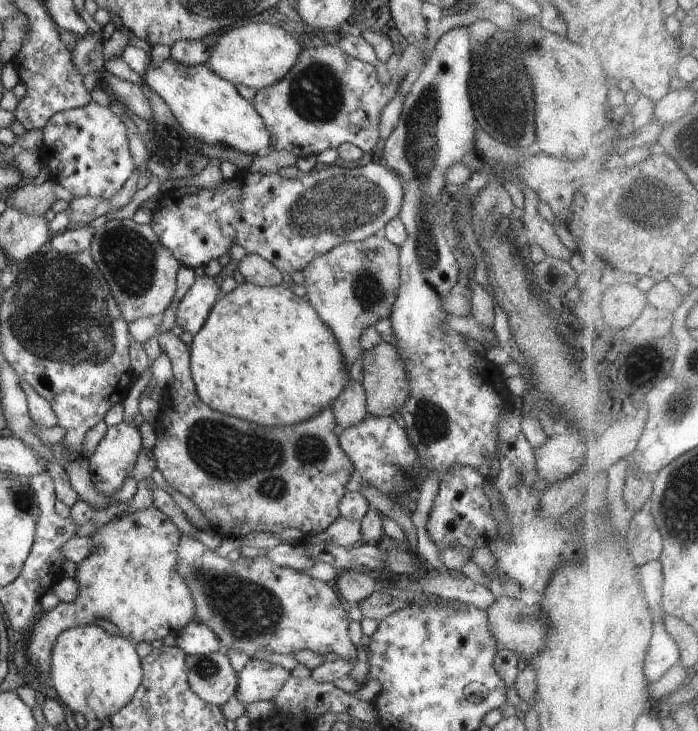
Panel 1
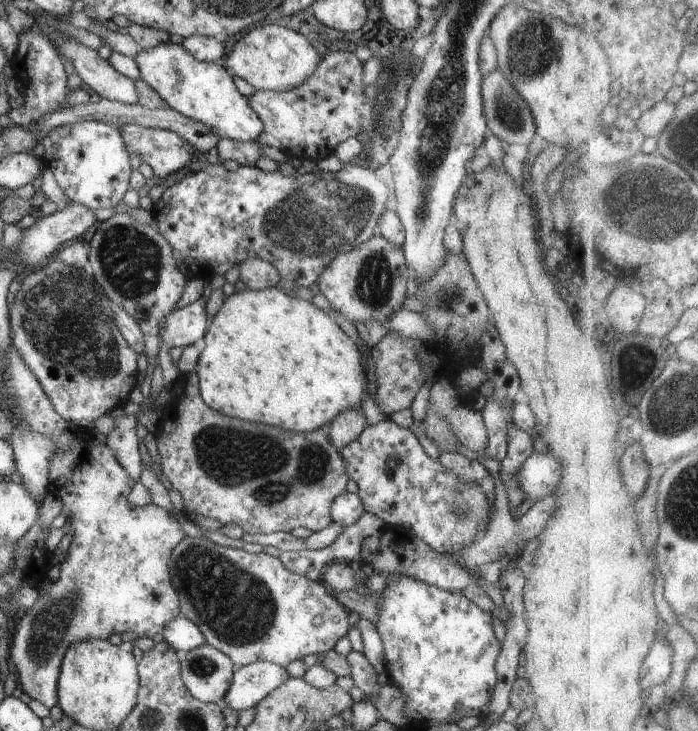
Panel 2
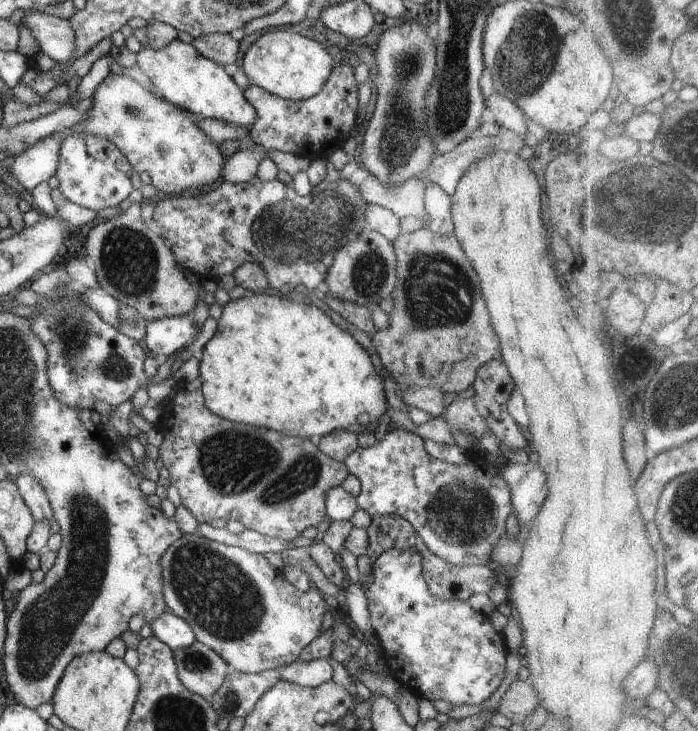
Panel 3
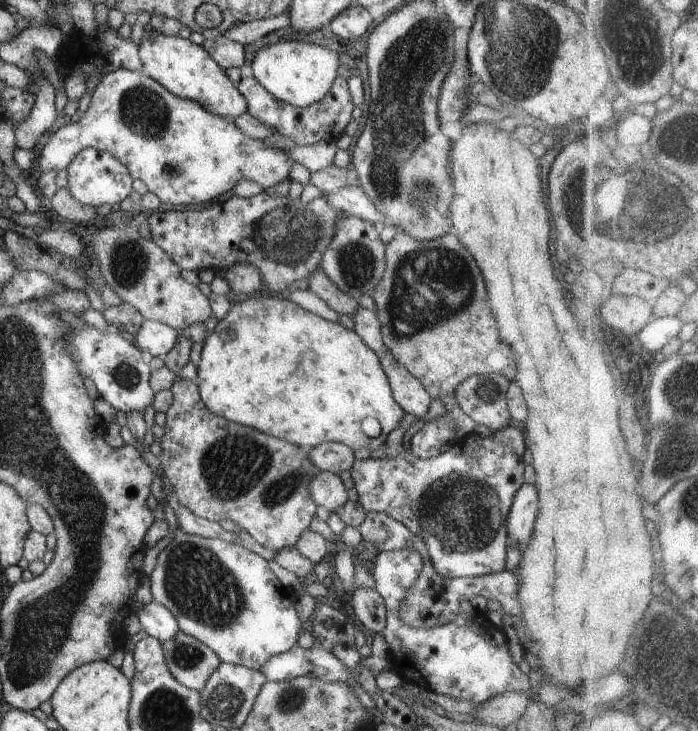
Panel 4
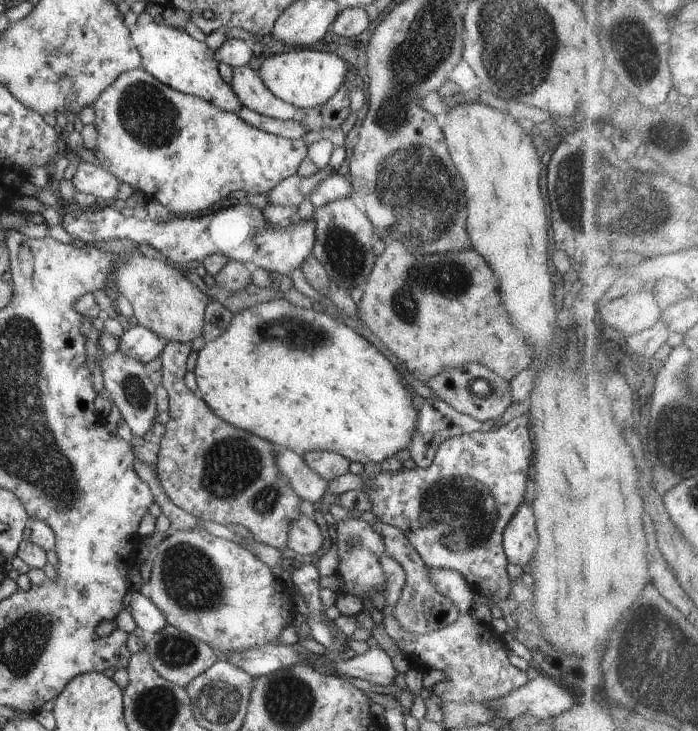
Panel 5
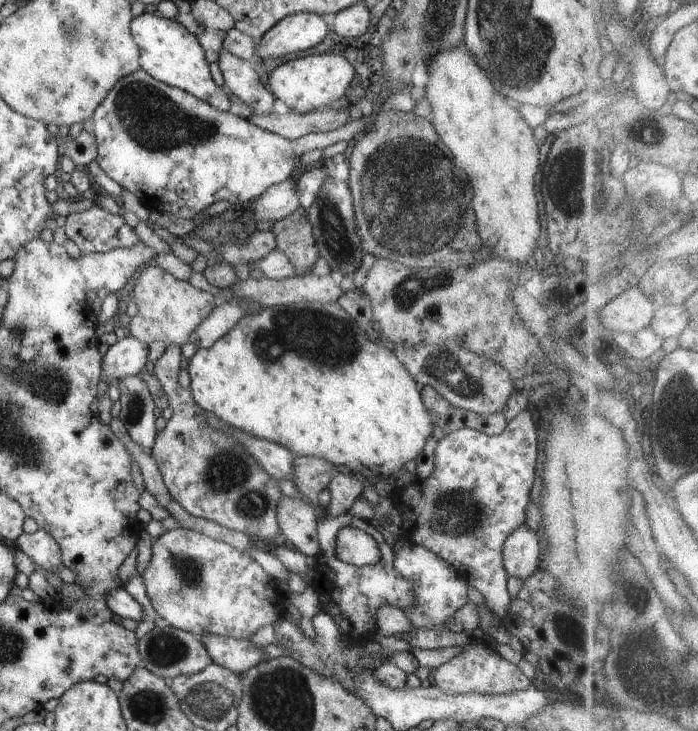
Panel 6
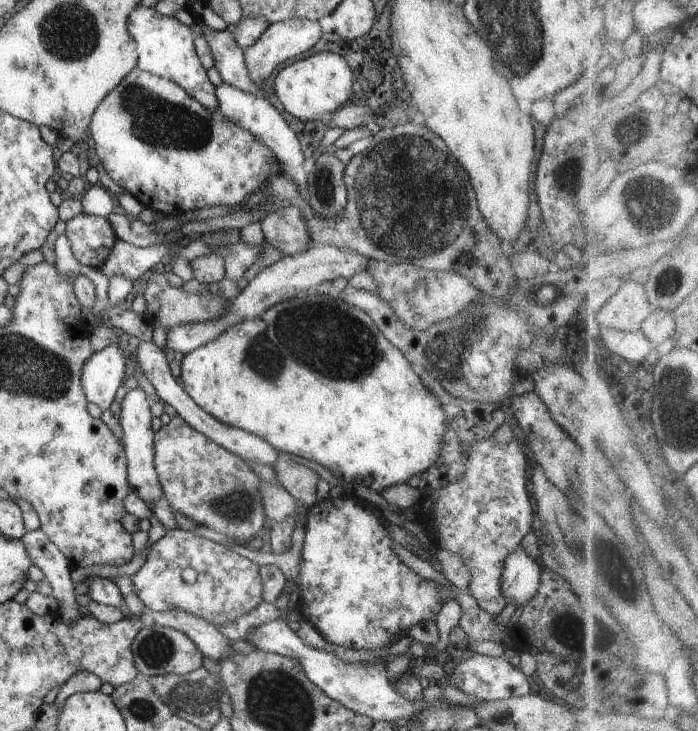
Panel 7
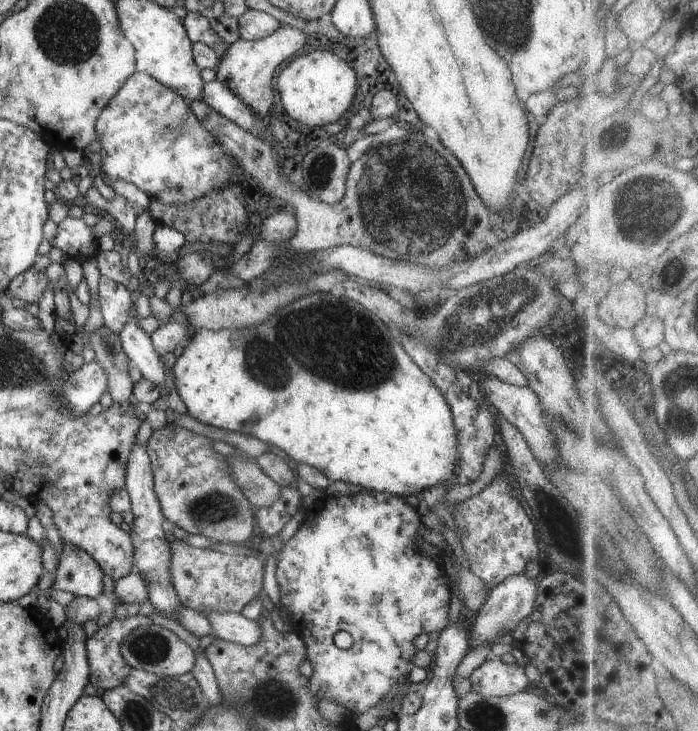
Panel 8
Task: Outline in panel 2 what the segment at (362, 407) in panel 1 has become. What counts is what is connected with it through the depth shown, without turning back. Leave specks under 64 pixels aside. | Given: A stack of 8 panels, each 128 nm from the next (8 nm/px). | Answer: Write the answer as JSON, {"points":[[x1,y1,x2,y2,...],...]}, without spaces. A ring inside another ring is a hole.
{"points":[[350,408,340,412,328,426,326,431,330,442,336,446,336,450,348,446,354,442,367,427,366,418,360,408]]}

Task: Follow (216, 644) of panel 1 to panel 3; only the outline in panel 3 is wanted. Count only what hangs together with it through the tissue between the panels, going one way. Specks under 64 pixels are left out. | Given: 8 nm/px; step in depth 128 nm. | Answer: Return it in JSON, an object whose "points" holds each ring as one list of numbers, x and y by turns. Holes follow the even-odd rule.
{"points":[[170,611,160,614,149,625,152,628,153,635,160,642,166,643,166,646,172,650,186,648,197,640,190,624]]}

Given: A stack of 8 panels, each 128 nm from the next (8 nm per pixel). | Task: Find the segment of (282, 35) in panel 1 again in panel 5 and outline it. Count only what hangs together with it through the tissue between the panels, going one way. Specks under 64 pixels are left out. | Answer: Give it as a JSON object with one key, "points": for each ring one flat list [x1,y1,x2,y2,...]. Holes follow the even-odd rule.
{"points":[[300,48,268,56,257,73,276,98,292,106,309,109,328,102,342,88,346,78,346,62,334,53]]}

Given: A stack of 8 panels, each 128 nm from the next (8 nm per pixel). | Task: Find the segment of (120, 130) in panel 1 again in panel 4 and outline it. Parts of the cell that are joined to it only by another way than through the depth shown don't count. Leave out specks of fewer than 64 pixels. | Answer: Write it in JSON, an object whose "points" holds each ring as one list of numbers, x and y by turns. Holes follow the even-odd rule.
{"points":[[84,148,67,166,68,192,72,198,86,206,102,206,102,204,116,204,132,194,132,178,128,168,110,152,100,152,95,148]]}

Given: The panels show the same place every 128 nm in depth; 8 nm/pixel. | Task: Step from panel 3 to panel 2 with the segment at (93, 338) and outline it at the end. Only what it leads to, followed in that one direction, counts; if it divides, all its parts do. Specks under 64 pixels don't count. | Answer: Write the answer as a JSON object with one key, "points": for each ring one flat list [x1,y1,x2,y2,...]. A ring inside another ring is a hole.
{"points":[[54,260,44,268,34,268,19,278,20,290,10,308,12,346,24,364,34,372,56,412,82,429,91,430,92,422,110,410,122,407,136,386,138,354,118,330,114,322,114,304,106,298,98,284,87,278,86,271]]}

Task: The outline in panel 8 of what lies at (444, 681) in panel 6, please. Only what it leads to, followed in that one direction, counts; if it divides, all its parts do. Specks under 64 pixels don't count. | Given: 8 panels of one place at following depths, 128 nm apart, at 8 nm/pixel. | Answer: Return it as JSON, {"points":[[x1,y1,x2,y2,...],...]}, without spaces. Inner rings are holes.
{"points":[[488,657,469,677,472,691,485,697,504,697,525,691,529,681,522,666]]}

